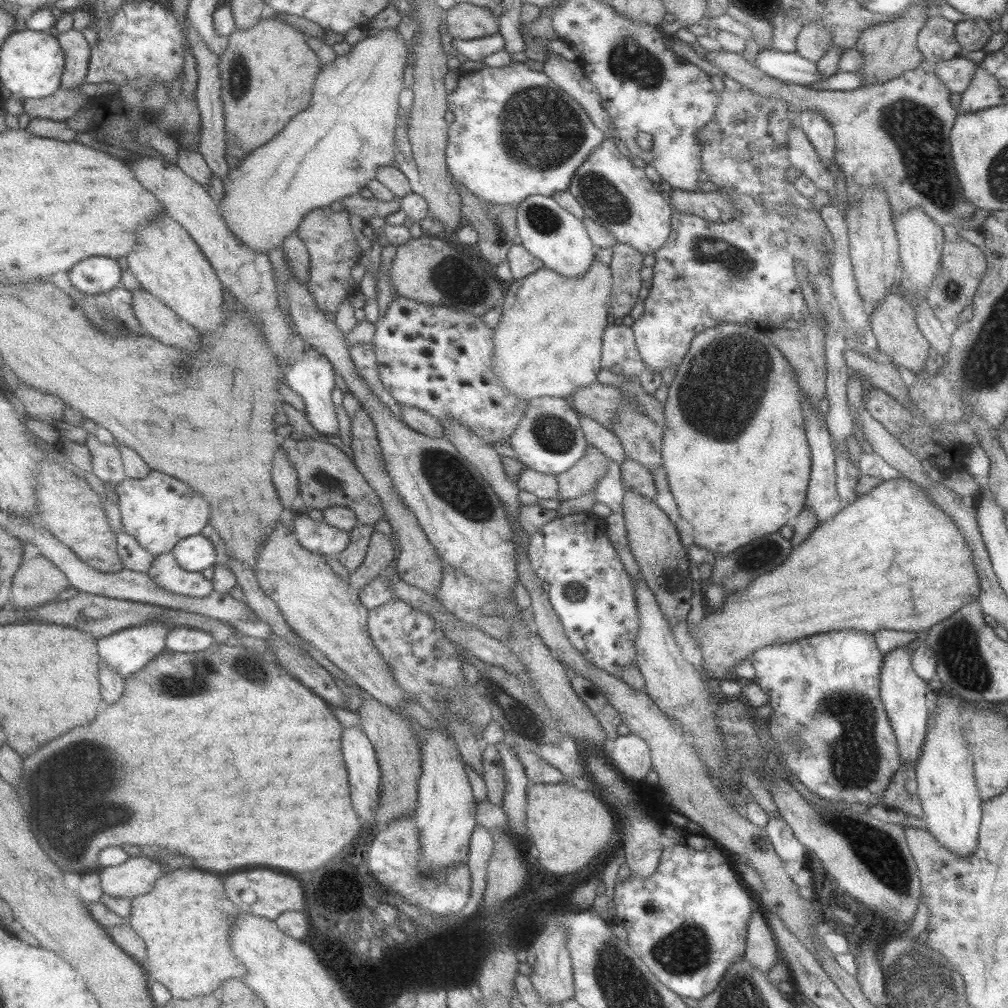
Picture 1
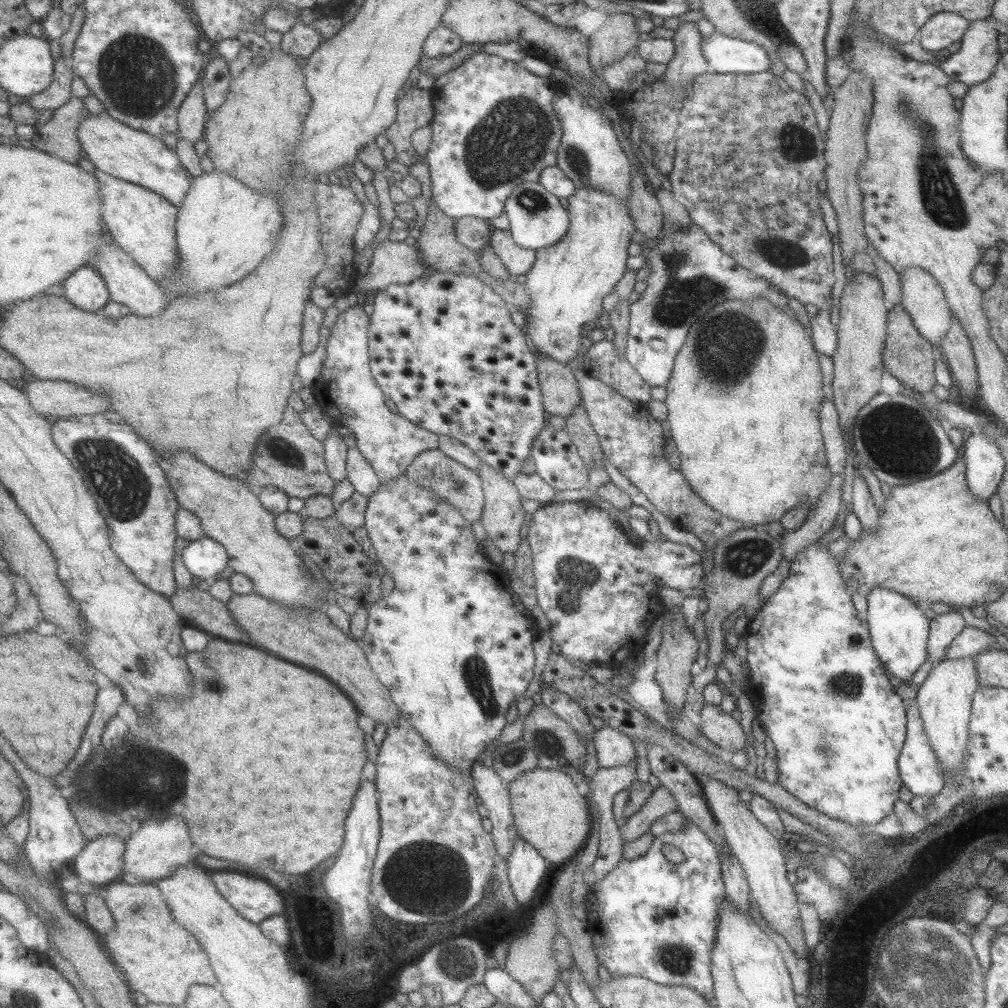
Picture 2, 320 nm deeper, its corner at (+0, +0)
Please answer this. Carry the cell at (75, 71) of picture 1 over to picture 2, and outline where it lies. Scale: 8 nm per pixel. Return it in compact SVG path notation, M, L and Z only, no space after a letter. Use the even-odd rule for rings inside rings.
M61 57L56 63L54 81L39 94L30 97L30 105L37 111L57 111L73 97L72 84L74 70L66 58Z

